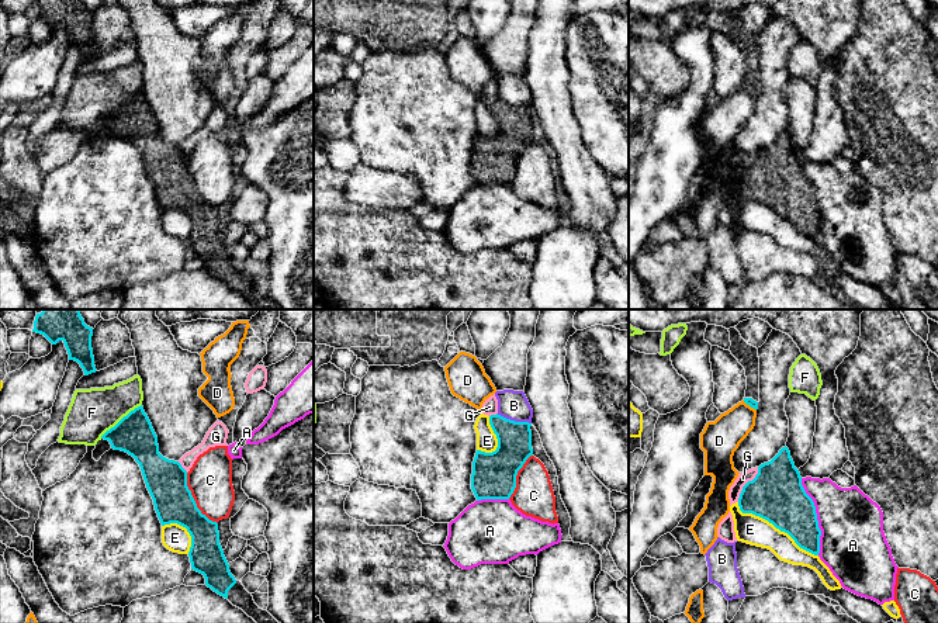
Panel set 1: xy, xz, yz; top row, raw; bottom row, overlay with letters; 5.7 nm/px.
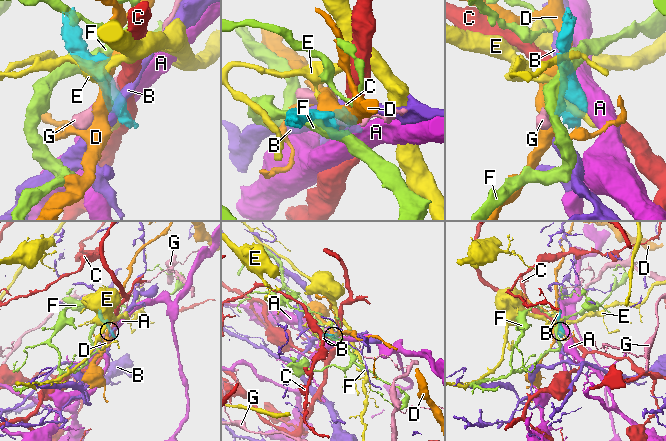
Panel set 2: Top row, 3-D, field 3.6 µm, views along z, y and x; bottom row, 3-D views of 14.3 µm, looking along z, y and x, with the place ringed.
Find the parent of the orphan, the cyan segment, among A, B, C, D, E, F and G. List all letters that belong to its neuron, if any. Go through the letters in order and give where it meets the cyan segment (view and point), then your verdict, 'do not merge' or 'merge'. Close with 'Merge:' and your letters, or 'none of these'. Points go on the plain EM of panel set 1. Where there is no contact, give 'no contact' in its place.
A: meets cyan in yz at (816, 201); do not merge
B: meets cyan in xz at (514, 106); do not merge
C: meets cyan in xy at (194, 186); do not merge
D: meets cyan in yz at (750, 90); do not merge
E: meets cyan in yz at (775, 211); do not merge
F: meets cyan in xy at (121, 104); do not merge
G: meets cyan in yz at (746, 169); do not merge
Merge: none of these

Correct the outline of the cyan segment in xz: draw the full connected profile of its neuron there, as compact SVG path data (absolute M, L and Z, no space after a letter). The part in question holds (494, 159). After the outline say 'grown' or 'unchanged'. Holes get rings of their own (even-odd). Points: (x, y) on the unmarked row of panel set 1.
M491 100L489 110L498 132L492 138L477 135L473 146L471 174L481 184L509 184L516 173L518 156L533 141L532 108Z; unchanged

